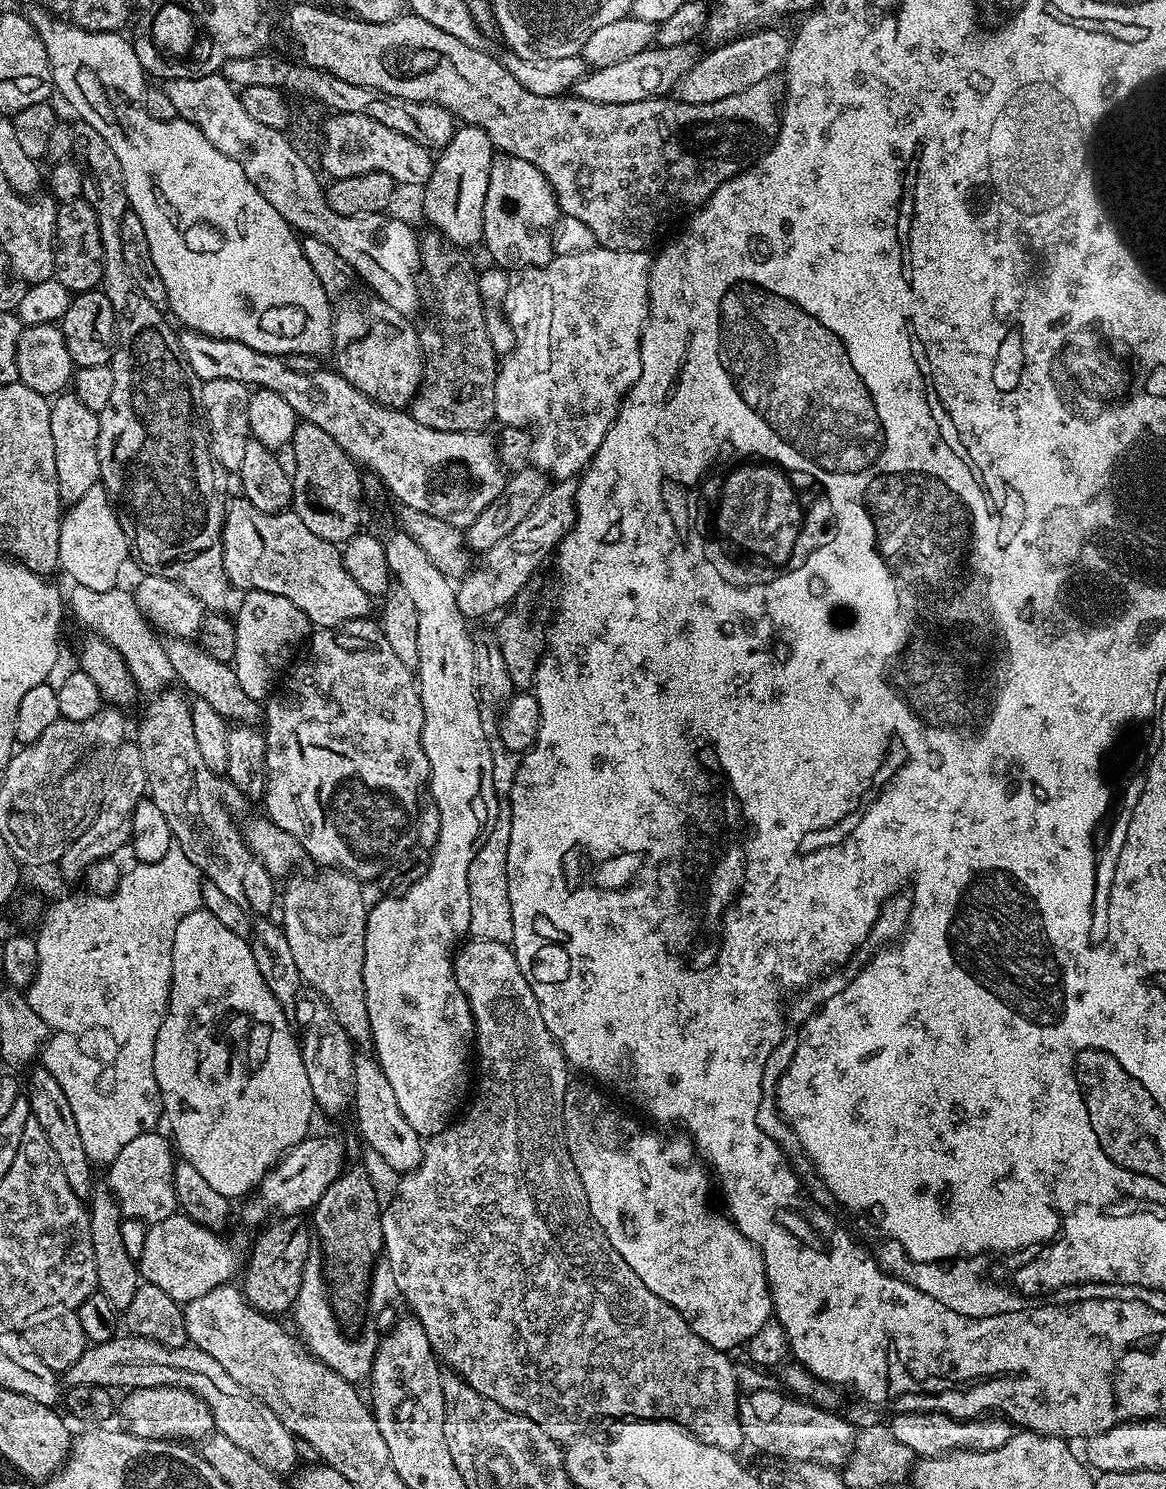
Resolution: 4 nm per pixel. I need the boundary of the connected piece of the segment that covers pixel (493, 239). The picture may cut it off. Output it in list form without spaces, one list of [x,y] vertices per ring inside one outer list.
[[[505,152],[493,155],[482,241],[483,247],[488,247],[492,255],[493,265],[505,270],[523,270],[551,262],[554,253],[549,233],[561,216],[554,190],[538,166]]]

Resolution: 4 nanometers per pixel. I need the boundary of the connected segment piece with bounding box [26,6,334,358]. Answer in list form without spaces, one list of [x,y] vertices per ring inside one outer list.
[[[39,6],[27,9],[26,15],[34,26],[34,30],[40,32],[42,42],[46,46],[46,54],[50,58],[52,83],[58,96],[60,92],[61,98],[80,115],[77,117],[83,123],[94,126],[94,130],[98,130],[98,134],[102,134],[102,138],[106,138],[106,146],[110,146],[110,150],[114,150],[114,154],[118,154],[118,166],[122,166],[128,207],[138,214],[138,218],[142,218],[142,226],[146,230],[146,242],[150,242],[150,258],[154,258],[154,267],[162,278],[162,286],[166,286],[167,311],[173,317],[176,315],[184,323],[185,329],[201,332],[214,338],[242,342],[246,346],[254,346],[254,350],[262,350],[266,354],[283,357],[294,354],[323,357],[323,352],[327,348],[329,351],[334,344],[332,338],[333,301],[322,290],[322,282],[318,282],[318,274],[314,274],[310,262],[306,262],[304,245],[296,229],[286,222],[286,218],[282,218],[282,214],[278,214],[278,210],[274,210],[274,206],[270,206],[270,202],[266,202],[266,198],[262,198],[262,194],[258,194],[258,186],[254,186],[254,182],[250,182],[250,178],[246,178],[246,170],[242,170],[242,166],[238,166],[238,162],[234,162],[234,158],[222,154],[222,150],[218,150],[218,146],[214,146],[214,142],[210,142],[206,138],[206,134],[202,134],[198,130],[198,126],[179,118],[158,121],[157,118],[152,118],[146,112],[143,104],[146,73],[138,62],[136,51],[133,50],[131,39],[127,35],[124,36],[120,32],[82,30],[73,24],[71,19],[58,17],[53,12],[48,12]]]

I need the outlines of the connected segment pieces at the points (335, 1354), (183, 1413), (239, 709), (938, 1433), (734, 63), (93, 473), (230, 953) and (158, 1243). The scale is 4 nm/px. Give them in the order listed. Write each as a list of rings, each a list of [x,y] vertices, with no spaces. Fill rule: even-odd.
[[[309,1259],[306,1264],[295,1303],[290,1309],[290,1316],[296,1319],[295,1331],[307,1351],[326,1366],[330,1366],[330,1370],[342,1374],[342,1378],[346,1378],[354,1385],[359,1385],[360,1380],[367,1381],[371,1377],[372,1358],[376,1355],[376,1344],[368,1340],[351,1340],[343,1332],[345,1329],[341,1321],[336,1319],[336,1314],[332,1310],[332,1301],[328,1298],[328,1285],[319,1259]]]
[[[133,1388],[124,1401],[119,1401],[118,1416],[124,1419],[123,1427],[129,1432],[151,1440],[173,1442],[203,1441],[213,1435],[212,1411],[190,1390],[185,1388]]]
[[[168,638],[163,643],[166,655],[170,658],[170,663],[174,668],[176,680],[184,683],[183,687],[195,699],[210,702],[210,706],[214,706],[214,710],[218,710],[218,714],[222,714],[224,719],[229,722],[255,725],[261,719],[261,701],[250,698],[242,690],[232,664],[214,658],[199,643],[188,638]]]
[[[897,1412],[891,1418],[893,1420],[887,1421],[888,1429],[917,1458],[958,1450],[998,1450],[998,1446],[1006,1446],[1006,1442],[1010,1442],[1014,1431],[1012,1421],[999,1414],[985,1414],[974,1420],[955,1420],[944,1412]]]
[[[764,26],[721,43],[713,47],[716,48],[713,52],[705,51],[699,62],[676,83],[675,99],[681,104],[718,102],[718,98],[730,98],[730,94],[742,94],[742,90],[750,90],[750,86],[758,86],[758,82],[771,80],[784,67],[789,43],[789,37],[775,32],[772,26]]]
[[[61,394],[51,401],[50,434],[54,437],[54,467],[58,469],[58,494],[61,505],[71,506],[85,497],[91,487],[100,483],[100,467],[98,466],[98,430],[99,415],[80,402],[74,394]]]
[[[203,910],[186,914],[186,918],[178,922],[178,930],[174,930],[172,985],[168,999],[168,1013],[164,1016],[162,1026],[158,1030],[158,1038],[154,1042],[154,1078],[158,1082],[160,1097],[166,1109],[166,1124],[168,1120],[169,1126],[172,1127],[170,1136],[179,1155],[186,1162],[190,1162],[190,1166],[194,1166],[194,1170],[198,1170],[198,1174],[206,1178],[206,1183],[214,1186],[214,1190],[218,1190],[218,1194],[229,1198],[247,1197],[259,1185],[265,1174],[280,1161],[285,1152],[289,1152],[295,1144],[305,1140],[310,1132],[308,1127],[312,1124],[312,1112],[317,1111],[316,1099],[310,1090],[310,1078],[306,1078],[306,1066],[300,1053],[297,1033],[290,1023],[289,1013],[278,999],[274,998],[274,994],[262,980],[249,941],[234,934],[234,930],[226,930],[226,926],[222,926],[222,922],[214,918],[214,914]]]
[[[183,1214],[170,1218],[162,1218],[162,1222],[151,1225],[146,1234],[146,1243],[142,1245],[142,1254],[138,1261],[143,1283],[158,1286],[165,1294],[170,1294],[181,1306],[188,1304],[194,1298],[200,1298],[210,1290],[229,1283],[236,1272],[236,1256],[228,1249],[226,1241],[220,1237],[219,1231],[202,1226]]]

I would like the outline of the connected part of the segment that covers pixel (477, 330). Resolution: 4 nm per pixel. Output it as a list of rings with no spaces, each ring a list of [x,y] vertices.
[[[428,230],[428,233],[421,235],[419,237],[419,243],[420,243],[420,267],[422,269],[423,275],[426,277],[426,284],[428,287],[428,284],[430,287],[432,287],[432,292],[434,295],[436,295],[436,328],[428,328],[423,329],[423,331],[420,332],[420,347],[424,350],[424,383],[420,385],[420,389],[416,392],[415,398],[413,398],[411,405],[410,405],[410,411],[412,414],[412,417],[414,417],[415,420],[419,422],[422,426],[430,426],[434,430],[454,430],[455,432],[482,432],[485,431],[489,426],[488,423],[493,423],[493,421],[496,420],[496,414],[495,414],[495,382],[496,382],[496,375],[497,375],[497,369],[498,369],[498,355],[496,354],[494,348],[490,344],[490,337],[486,332],[486,322],[484,321],[484,309],[485,309],[485,303],[483,296],[480,295],[480,281],[478,279],[478,272],[477,269],[472,269],[472,264],[470,261],[468,261],[468,255],[469,253],[467,251],[461,250],[456,247],[455,244],[451,244],[450,241],[440,235],[439,232],[435,230]]]

